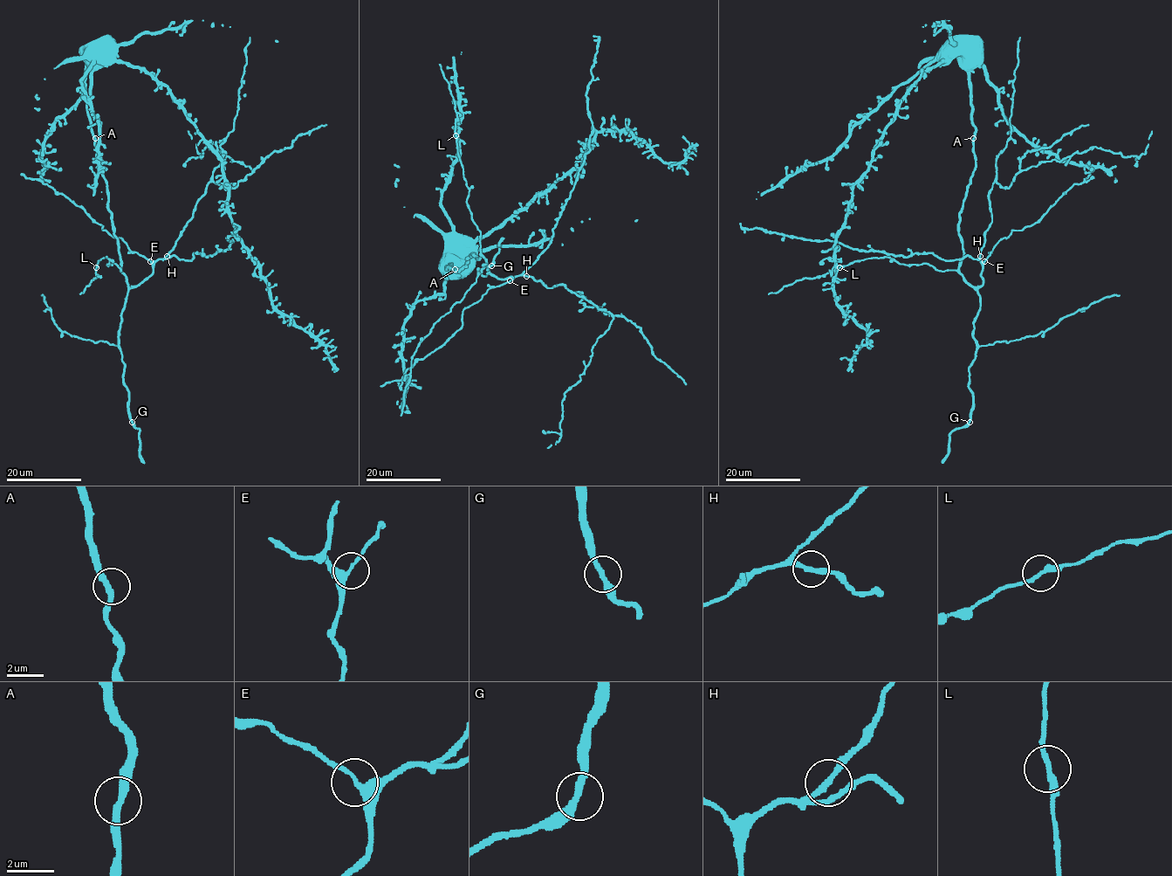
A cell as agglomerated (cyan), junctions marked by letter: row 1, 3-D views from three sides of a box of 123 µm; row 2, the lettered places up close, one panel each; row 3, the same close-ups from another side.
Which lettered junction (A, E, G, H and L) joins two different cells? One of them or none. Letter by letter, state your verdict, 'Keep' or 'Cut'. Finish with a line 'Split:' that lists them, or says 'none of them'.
A: Keep
E: Keep
G: Keep
H: Keep
L: Keep
Split: none of them

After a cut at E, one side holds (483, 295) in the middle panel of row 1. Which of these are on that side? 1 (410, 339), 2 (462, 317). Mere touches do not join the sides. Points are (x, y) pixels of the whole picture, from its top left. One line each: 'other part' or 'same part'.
1: other part
2: same part

